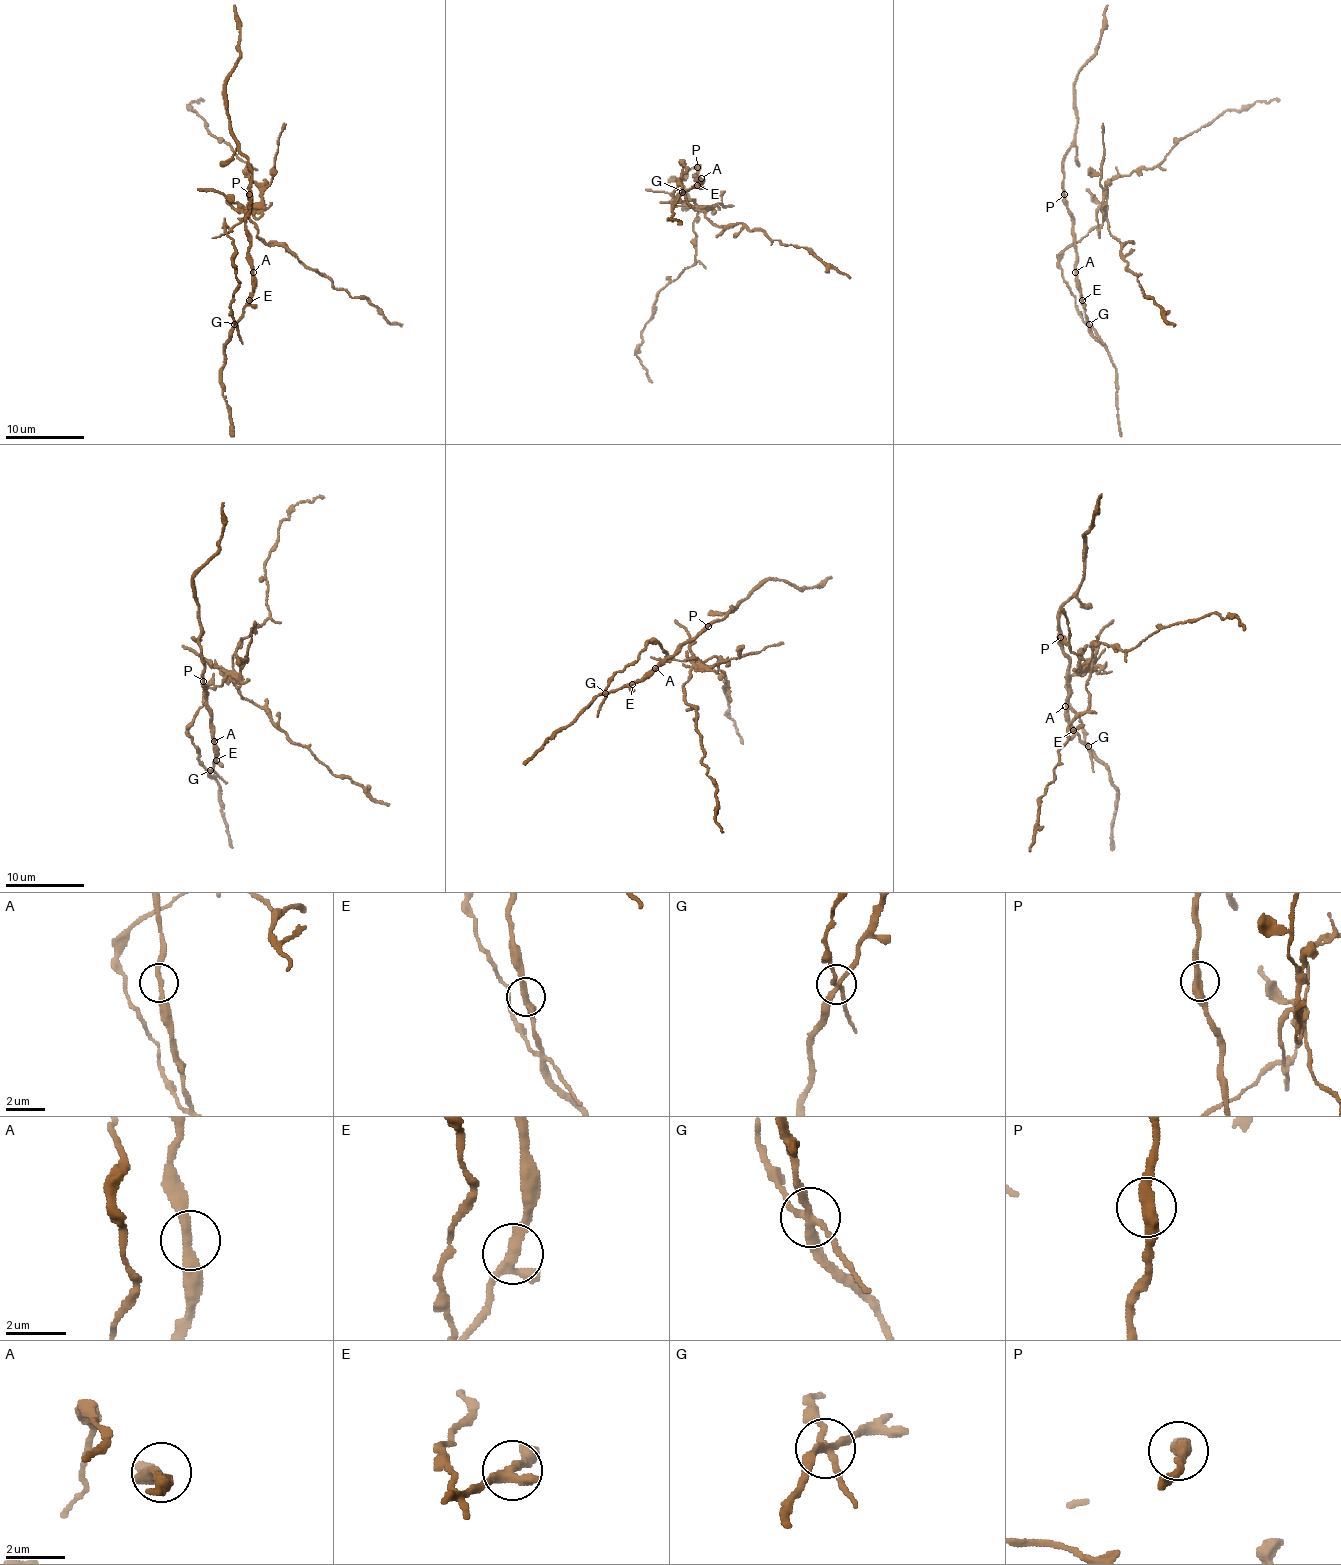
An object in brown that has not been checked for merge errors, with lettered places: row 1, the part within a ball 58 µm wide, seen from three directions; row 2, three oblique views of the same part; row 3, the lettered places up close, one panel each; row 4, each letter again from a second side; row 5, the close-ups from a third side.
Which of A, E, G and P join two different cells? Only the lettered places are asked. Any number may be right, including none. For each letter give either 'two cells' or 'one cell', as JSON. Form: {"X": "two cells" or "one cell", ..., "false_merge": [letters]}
{"A": "one cell", "E": "one cell", "G": "two cells", "P": "one cell", "false_merge": ["G"]}

